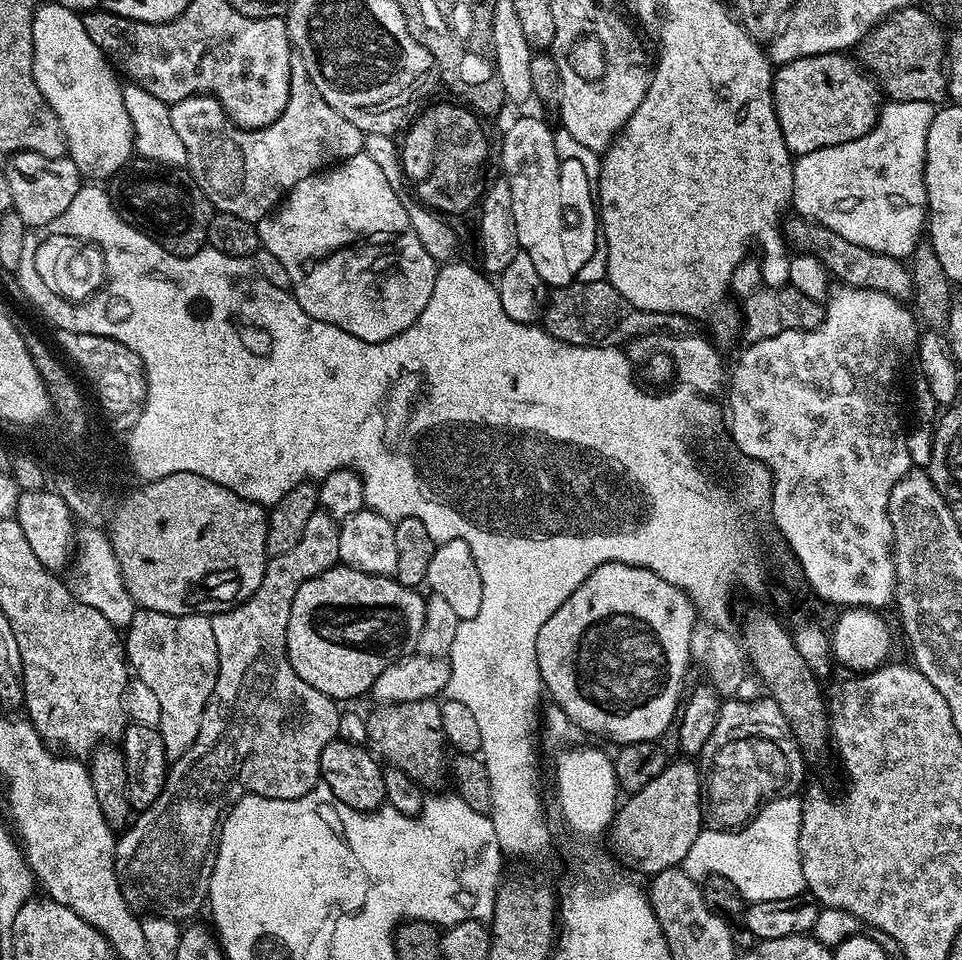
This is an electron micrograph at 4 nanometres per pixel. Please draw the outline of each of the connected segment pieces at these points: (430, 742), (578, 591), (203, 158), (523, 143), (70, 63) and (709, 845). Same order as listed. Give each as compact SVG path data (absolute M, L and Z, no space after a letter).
M435 699L415 700L414 702L402 702L401 704L384 704L373 716L367 717L367 722L368 739L373 745L376 743L377 749L375 748L375 751L385 761L388 759L387 763L391 767L405 772L411 780L416 781L417 785L432 784L439 778L440 771L443 768L445 771L446 756L444 760L443 748L446 748L446 741L440 718L440 704Z
M622 562L603 564L572 591L570 598L566 598L566 602L562 602L562 606L558 606L558 610L554 610L550 618L546 618L542 630L538 630L536 653L541 685L546 689L547 695L548 692L552 695L551 703L557 704L579 728L584 729L585 733L592 735L593 732L596 736L605 736L606 739L613 740L616 746L643 740L659 741L661 739L659 736L668 727L668 731L673 727L678 716L678 709L682 704L680 687L684 684L684 675L687 674L688 664L690 665L692 660L692 631L695 630L697 623L698 613L692 604L692 599L678 586L666 582L666 578L658 578L658 574L654 574L648 568L639 568L636 564L623 564Z
M299 54L293 55L290 62L290 90L286 108L272 124L264 128L237 128L228 119L215 96L199 94L187 96L185 100L177 100L171 105L174 130L178 130L178 138L182 138L182 146L186 146L186 168L192 173L196 185L206 194L216 212L238 214L238 218L246 218L259 222L275 209L284 199L287 192L302 178L327 169L329 166L348 160L354 154L364 151L365 133L354 126L310 82L310 74L306 74L306 62L302 62Z
M524 116L509 126L500 148L500 160L504 163L502 176L510 186L516 243L530 254L530 262L534 262L549 289L564 288L577 279L582 264L594 252L598 233L598 212L584 212L584 220L580 220L576 228L564 228L564 220L560 220L556 167L562 161L555 154L553 133L542 121Z
M54 2L37 3L32 33L34 82L38 82L42 98L52 107L62 126L68 159L74 162L81 177L111 178L134 156L132 123L130 114L126 114L122 80L117 69L104 52L94 46L90 34L86 34L79 11Z
M777 796L739 830L702 830L682 863L685 874L700 882L710 876L728 878L748 902L791 900L805 891L800 861L801 797Z

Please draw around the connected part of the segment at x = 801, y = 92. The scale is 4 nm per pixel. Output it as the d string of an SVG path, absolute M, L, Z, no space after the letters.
M827 52L798 58L775 69L772 78L774 110L778 126L782 126L782 138L786 138L786 146L796 156L805 156L826 146L838 146L842 142L862 138L876 124L882 107L881 89L853 57L852 60L844 52Z

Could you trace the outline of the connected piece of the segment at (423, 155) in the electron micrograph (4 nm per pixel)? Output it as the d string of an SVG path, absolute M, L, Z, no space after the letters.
M436 104L433 108L426 109L416 121L413 119L407 125L403 133L404 144L402 140L399 145L403 179L405 176L412 183L411 191L421 204L441 214L468 212L471 208L473 211L479 205L486 187L484 163L488 160L488 140L484 137L483 126L480 125L481 117L471 107L456 104Z

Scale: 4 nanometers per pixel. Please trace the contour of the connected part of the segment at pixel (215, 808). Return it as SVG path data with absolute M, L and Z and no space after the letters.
M323 510L314 511L310 514L305 529L302 530L302 536L299 538L298 544L291 547L285 553L271 557L268 563L265 564L264 577L256 593L249 600L244 600L240 604L226 608L223 612L217 612L211 617L214 642L218 646L218 674L214 682L214 690L204 707L202 722L198 726L198 734L194 738L192 745L181 756L177 756L171 761L168 776L164 780L164 785L158 794L158 798L154 798L152 805L149 808L143 809L137 815L140 817L137 820L135 817L119 833L116 842L116 854L114 857L116 876L120 879L120 886L126 886L124 894L130 894L128 903L132 905L133 909L141 910L140 908L148 908L144 910L151 910L153 913L166 916L175 922L184 922L192 918L187 918L187 916L194 915L200 907L203 909L206 904L208 877L210 875L209 861L214 856L213 848L218 840L217 829L219 829L224 817L227 816L228 809L245 794L265 796L266 798L274 798L275 800L293 800L316 787L320 780L322 750L331 740L337 739L340 730L341 709L338 707L337 701L331 700L326 694L322 694L322 690L314 690L314 686L308 685L307 682L302 682L302 678L298 678L298 674L294 674L294 666L290 666L290 658L286 650L286 626L290 622L290 606L294 602L294 594L298 594L298 586L302 586L302 582L306 582L310 578L322 574L326 569L335 568L340 564L340 555L338 554L339 533L339 523L329 512Z

